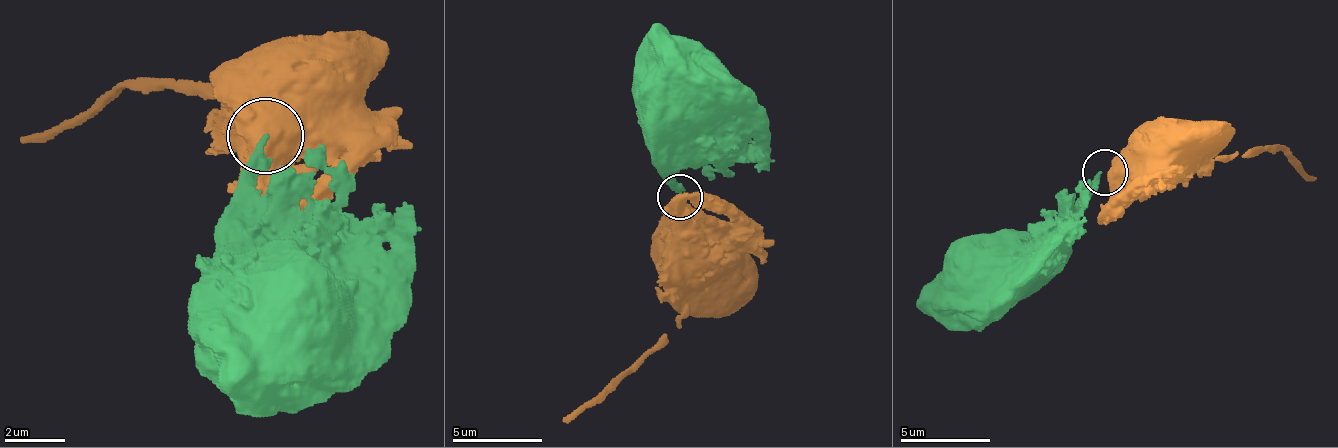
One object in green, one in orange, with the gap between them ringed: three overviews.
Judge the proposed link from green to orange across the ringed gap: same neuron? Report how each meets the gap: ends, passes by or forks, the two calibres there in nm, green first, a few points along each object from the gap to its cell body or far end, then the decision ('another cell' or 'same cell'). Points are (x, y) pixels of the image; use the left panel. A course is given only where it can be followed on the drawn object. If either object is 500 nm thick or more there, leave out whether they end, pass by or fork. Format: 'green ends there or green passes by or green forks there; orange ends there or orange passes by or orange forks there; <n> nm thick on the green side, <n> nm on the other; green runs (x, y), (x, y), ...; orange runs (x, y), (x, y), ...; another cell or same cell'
240 nm thick on the green side, 800 nm on the other; green runs (266, 138), (257, 201), (299, 253), (303, 300); orange runs (264, 137), (262, 101); another cell

